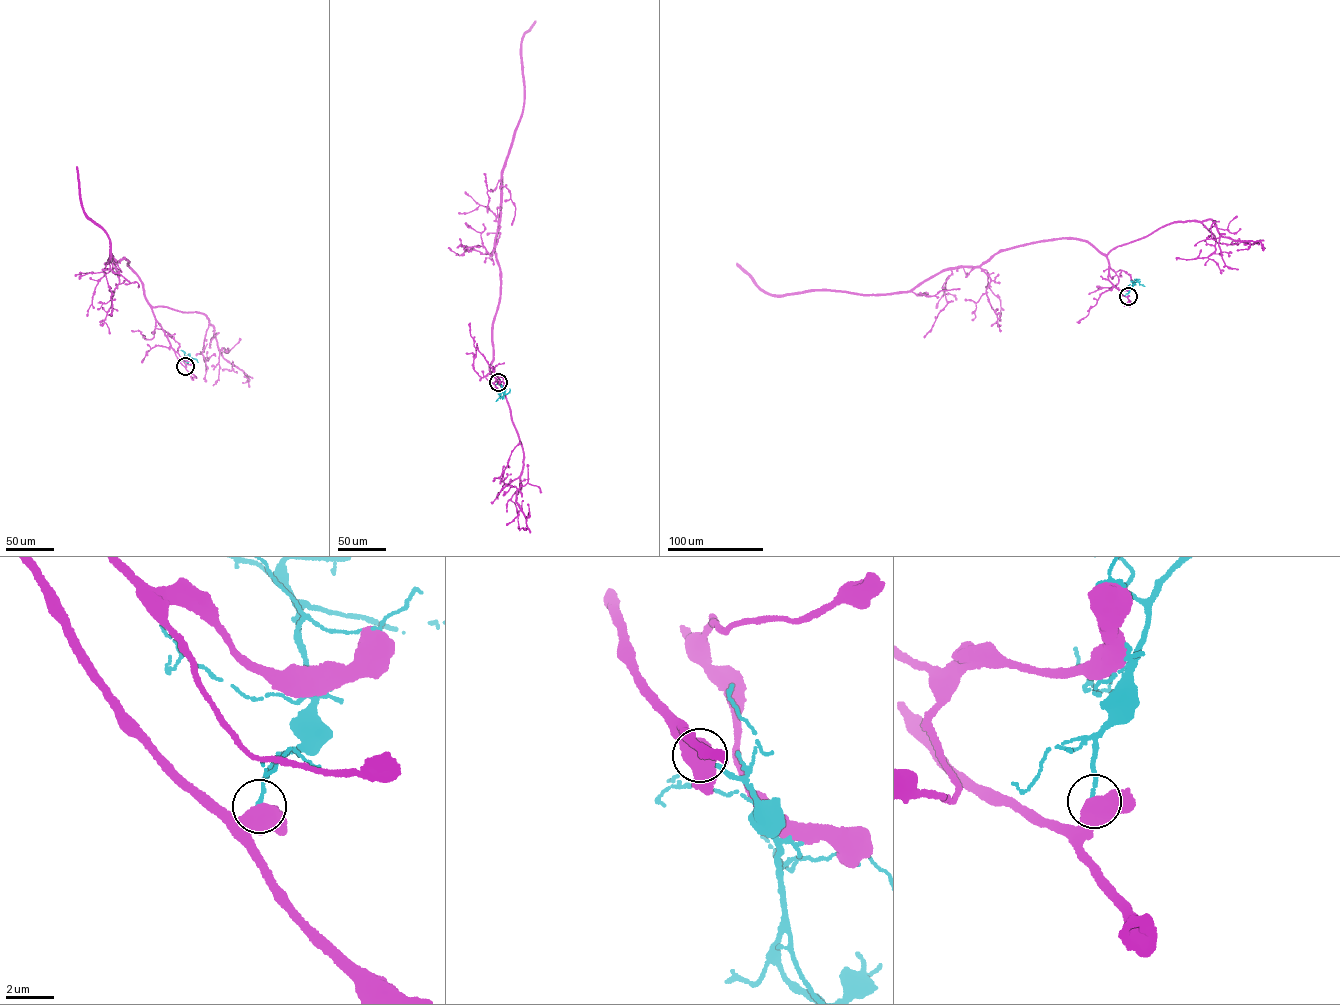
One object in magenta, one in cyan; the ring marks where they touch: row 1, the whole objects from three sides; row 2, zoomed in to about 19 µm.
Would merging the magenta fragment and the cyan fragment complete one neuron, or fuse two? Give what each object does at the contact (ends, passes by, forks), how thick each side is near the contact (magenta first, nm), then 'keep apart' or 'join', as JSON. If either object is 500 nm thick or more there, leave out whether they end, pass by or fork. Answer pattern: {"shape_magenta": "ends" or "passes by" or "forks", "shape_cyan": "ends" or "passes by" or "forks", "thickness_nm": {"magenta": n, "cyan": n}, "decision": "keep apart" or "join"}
{"shape_magenta": "forks", "shape_cyan": "ends", "thickness_nm": {"magenta": 480, "cyan": 160}, "decision": "keep apart"}

